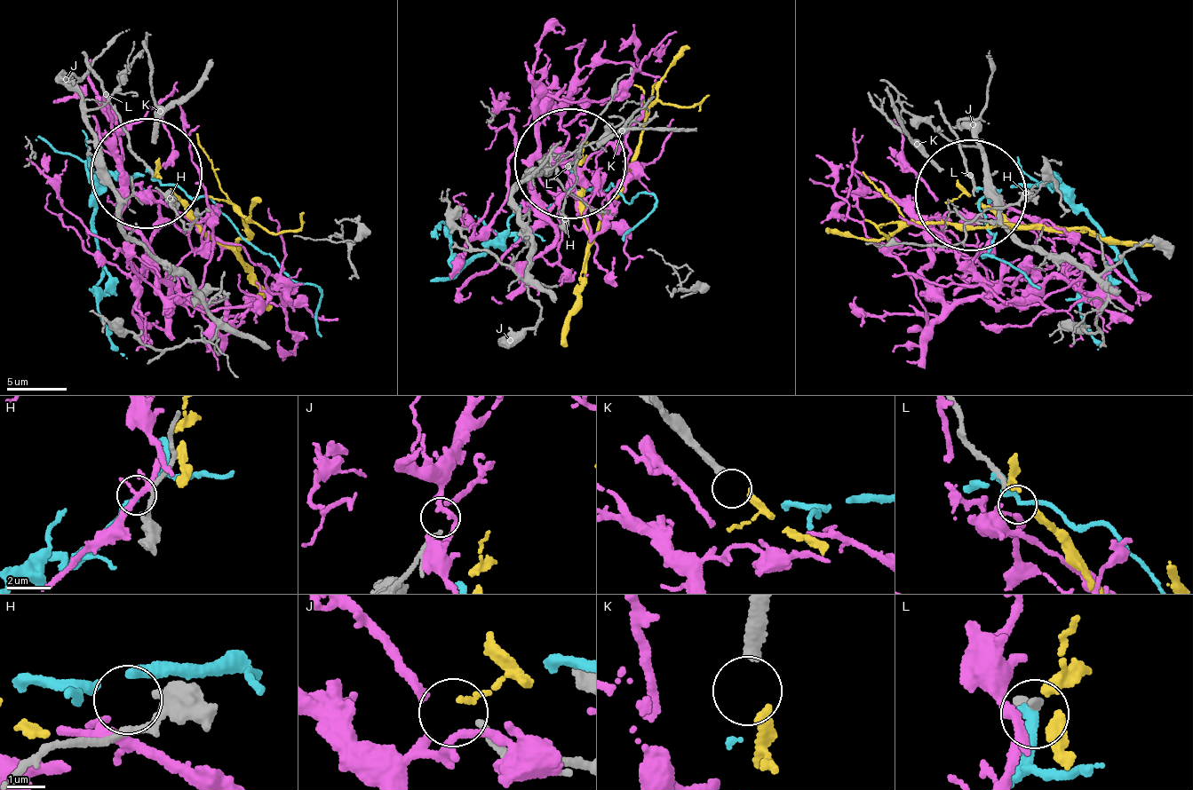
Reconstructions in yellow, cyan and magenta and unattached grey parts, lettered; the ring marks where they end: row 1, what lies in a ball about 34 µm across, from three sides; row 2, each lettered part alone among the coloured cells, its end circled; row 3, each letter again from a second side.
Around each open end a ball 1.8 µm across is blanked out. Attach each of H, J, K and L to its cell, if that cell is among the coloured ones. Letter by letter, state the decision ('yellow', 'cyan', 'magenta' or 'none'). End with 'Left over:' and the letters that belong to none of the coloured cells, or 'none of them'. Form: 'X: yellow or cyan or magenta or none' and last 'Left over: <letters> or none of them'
H: none
J: none
K: yellow
L: magenta
Left over: H, J

